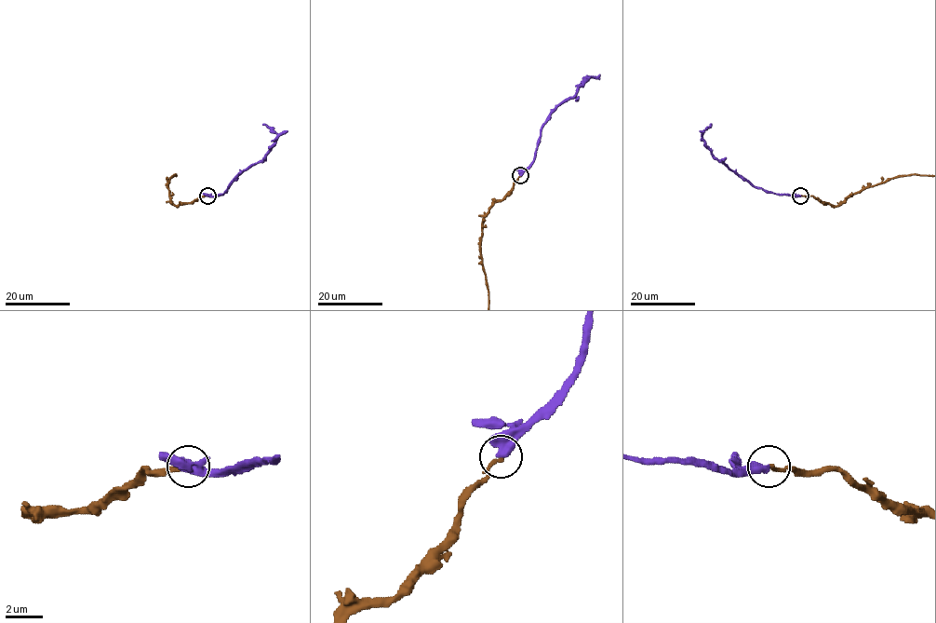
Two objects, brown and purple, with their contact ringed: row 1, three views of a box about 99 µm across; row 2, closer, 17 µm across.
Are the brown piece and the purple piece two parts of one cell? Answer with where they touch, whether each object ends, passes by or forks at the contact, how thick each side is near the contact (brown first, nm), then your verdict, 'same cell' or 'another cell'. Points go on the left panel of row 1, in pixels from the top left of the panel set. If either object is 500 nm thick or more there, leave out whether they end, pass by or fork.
at (207, 196); 200 nm thick on the brown side, 500 nm on the other; same cell

